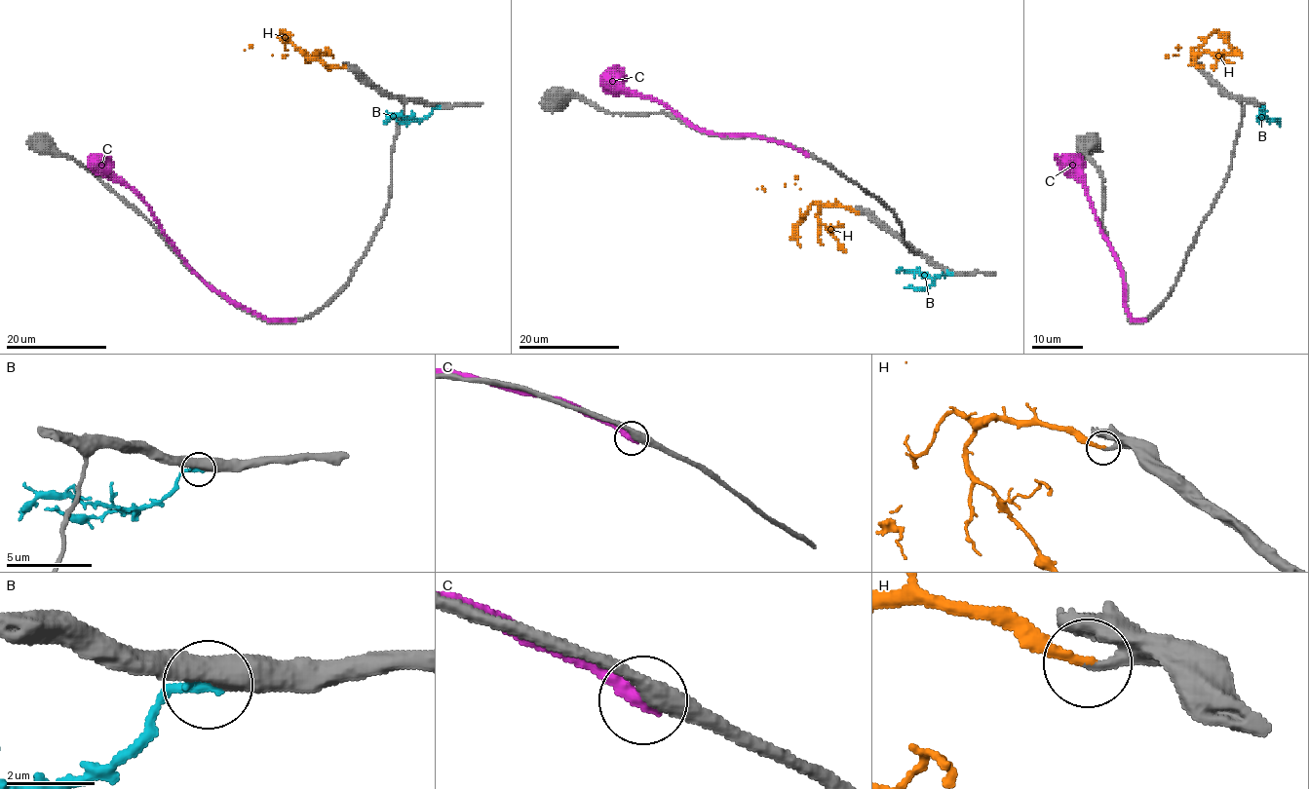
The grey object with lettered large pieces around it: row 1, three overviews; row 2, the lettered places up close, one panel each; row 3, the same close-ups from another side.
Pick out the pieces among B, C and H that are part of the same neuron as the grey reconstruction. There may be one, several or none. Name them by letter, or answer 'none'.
H

